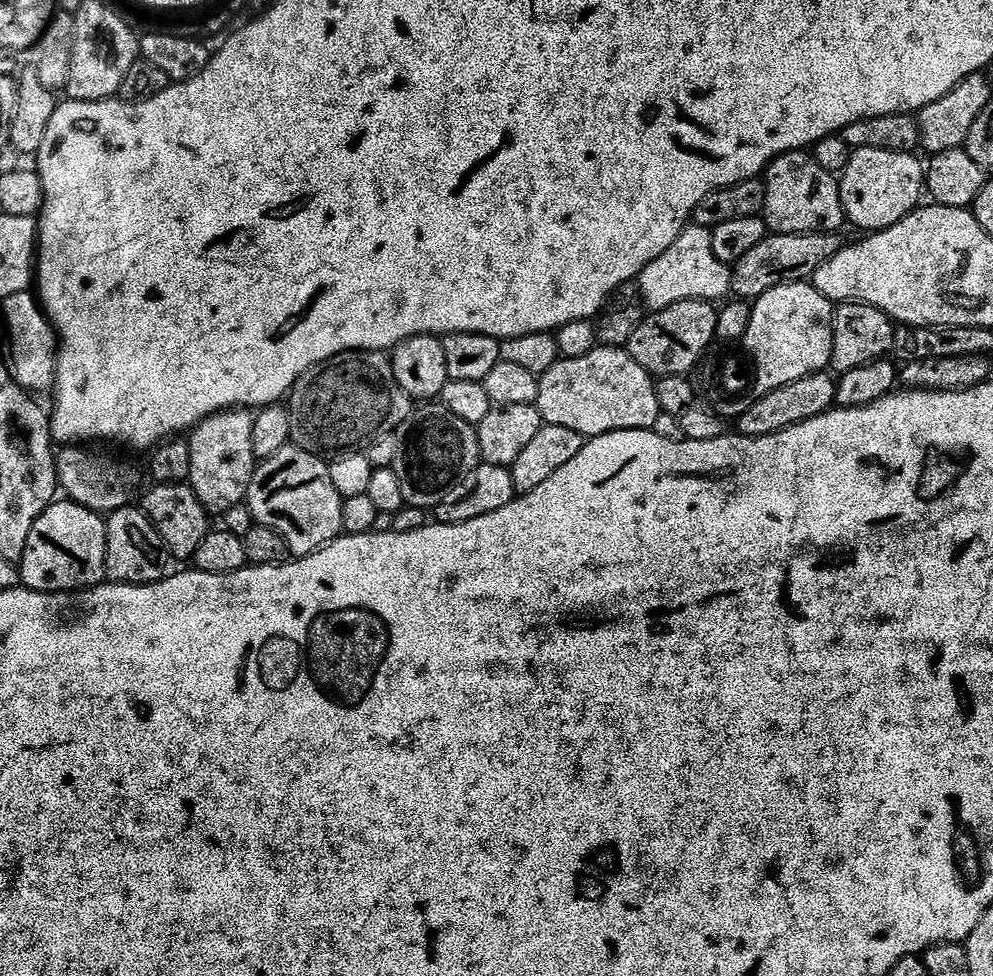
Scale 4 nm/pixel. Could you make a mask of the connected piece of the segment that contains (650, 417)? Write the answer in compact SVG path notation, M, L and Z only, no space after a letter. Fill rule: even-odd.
M620 347L617 352L597 352L596 356L587 355L588 360L580 360L573 355L568 360L557 359L547 365L544 376L539 377L540 393L535 402L538 412L548 412L548 416L560 416L560 430L564 425L572 424L569 433L575 428L584 428L584 438L601 436L604 432L617 432L623 428L647 428L657 427L662 409L656 397L656 385L651 372L647 372L638 361L628 352L620 356L624 350Z

